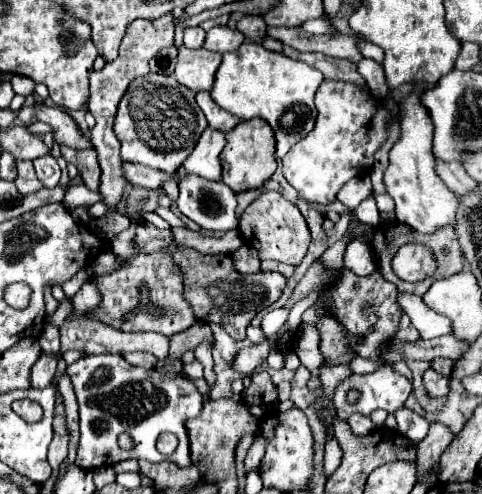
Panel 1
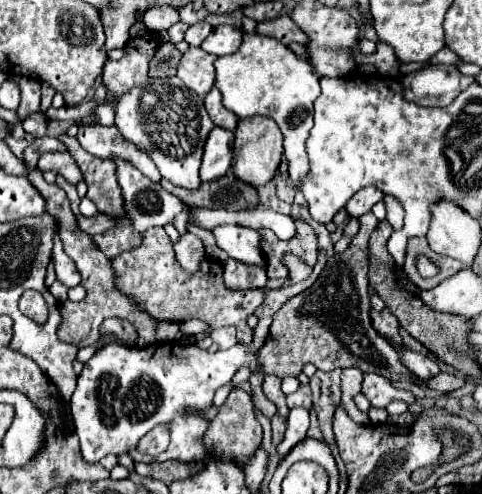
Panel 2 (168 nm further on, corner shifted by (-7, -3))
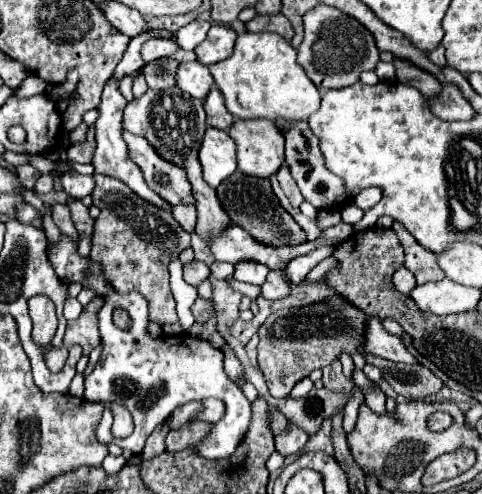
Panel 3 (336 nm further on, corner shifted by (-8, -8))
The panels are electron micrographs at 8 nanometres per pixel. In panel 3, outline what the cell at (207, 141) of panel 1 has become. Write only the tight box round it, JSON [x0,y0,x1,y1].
[200,128,236,188]

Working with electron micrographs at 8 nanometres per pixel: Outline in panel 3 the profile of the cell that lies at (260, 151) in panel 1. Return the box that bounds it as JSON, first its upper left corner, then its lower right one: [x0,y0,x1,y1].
[228,120,284,178]

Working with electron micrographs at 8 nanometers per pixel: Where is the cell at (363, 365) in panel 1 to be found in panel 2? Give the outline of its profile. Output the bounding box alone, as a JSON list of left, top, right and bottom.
[341,367,369,425]

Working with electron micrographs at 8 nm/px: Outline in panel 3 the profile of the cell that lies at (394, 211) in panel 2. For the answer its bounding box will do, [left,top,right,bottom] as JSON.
[392,222,444,284]

